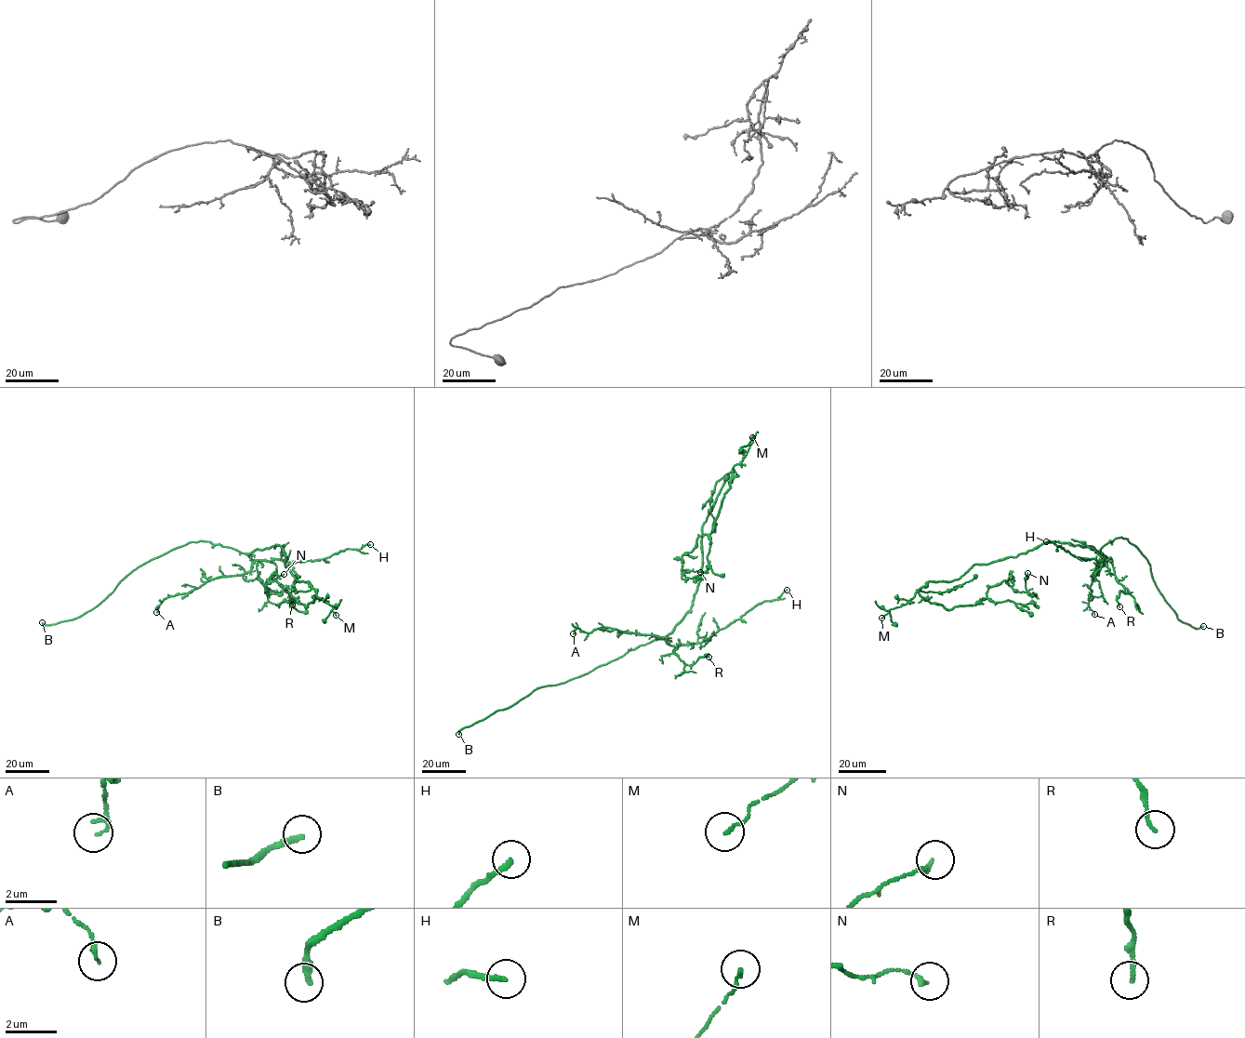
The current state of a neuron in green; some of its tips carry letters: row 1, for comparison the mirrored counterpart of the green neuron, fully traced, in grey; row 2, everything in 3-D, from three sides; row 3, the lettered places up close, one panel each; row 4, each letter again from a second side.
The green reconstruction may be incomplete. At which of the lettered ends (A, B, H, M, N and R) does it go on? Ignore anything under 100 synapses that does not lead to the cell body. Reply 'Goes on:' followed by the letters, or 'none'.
Goes on: B

